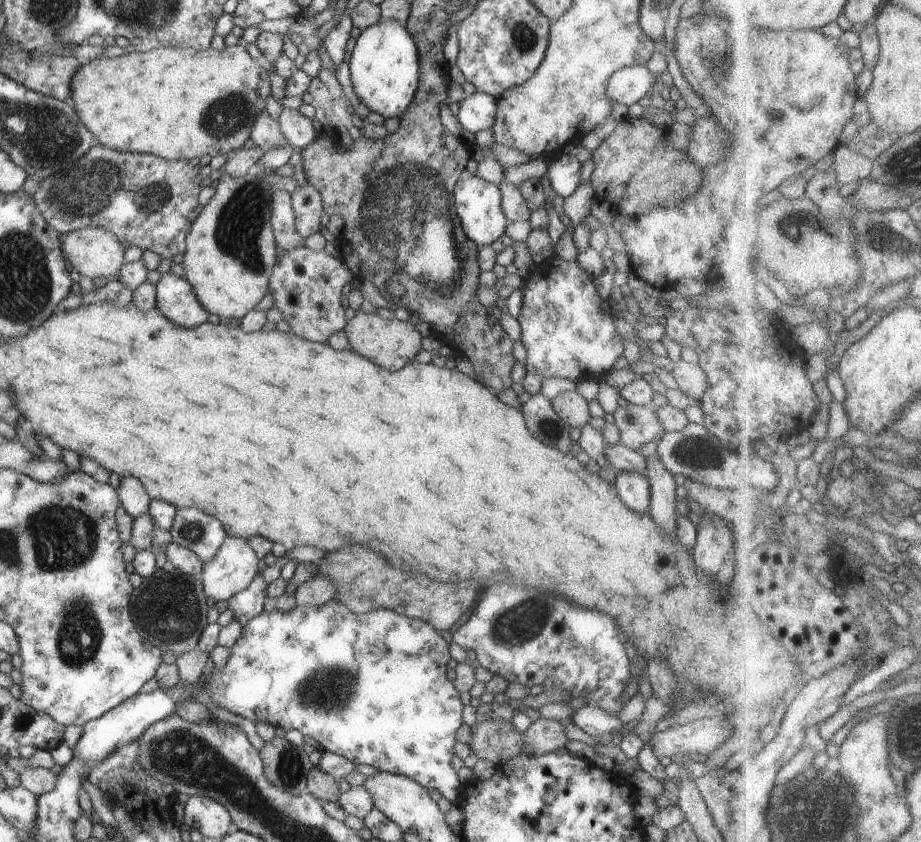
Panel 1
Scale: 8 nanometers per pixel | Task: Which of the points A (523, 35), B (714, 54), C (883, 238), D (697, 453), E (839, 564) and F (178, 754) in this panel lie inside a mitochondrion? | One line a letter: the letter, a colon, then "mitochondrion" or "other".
A: mitochondrion
B: mitochondrion
C: mitochondrion
D: mitochondrion
E: other
F: mitochondrion

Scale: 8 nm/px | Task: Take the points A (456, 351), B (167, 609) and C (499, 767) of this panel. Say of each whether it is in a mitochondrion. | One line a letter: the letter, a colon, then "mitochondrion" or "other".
A: other
B: mitochondrion
C: other

